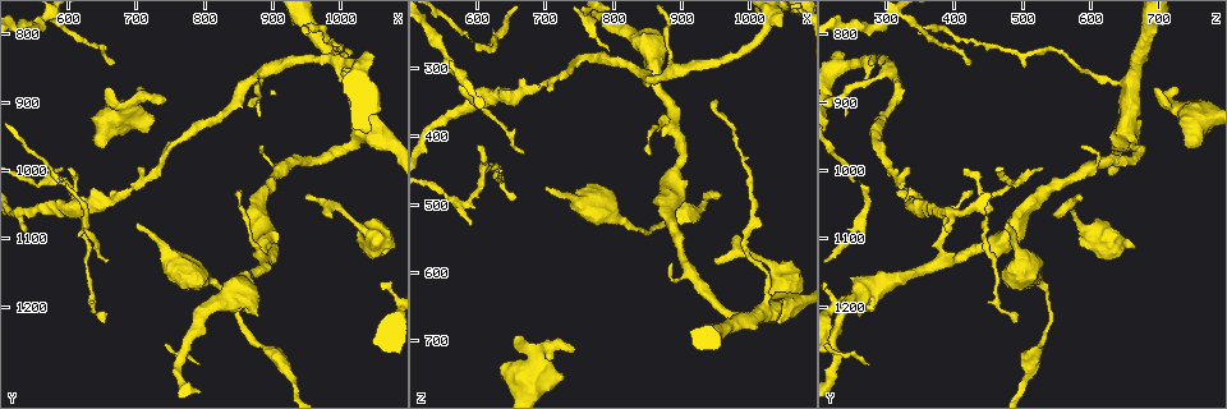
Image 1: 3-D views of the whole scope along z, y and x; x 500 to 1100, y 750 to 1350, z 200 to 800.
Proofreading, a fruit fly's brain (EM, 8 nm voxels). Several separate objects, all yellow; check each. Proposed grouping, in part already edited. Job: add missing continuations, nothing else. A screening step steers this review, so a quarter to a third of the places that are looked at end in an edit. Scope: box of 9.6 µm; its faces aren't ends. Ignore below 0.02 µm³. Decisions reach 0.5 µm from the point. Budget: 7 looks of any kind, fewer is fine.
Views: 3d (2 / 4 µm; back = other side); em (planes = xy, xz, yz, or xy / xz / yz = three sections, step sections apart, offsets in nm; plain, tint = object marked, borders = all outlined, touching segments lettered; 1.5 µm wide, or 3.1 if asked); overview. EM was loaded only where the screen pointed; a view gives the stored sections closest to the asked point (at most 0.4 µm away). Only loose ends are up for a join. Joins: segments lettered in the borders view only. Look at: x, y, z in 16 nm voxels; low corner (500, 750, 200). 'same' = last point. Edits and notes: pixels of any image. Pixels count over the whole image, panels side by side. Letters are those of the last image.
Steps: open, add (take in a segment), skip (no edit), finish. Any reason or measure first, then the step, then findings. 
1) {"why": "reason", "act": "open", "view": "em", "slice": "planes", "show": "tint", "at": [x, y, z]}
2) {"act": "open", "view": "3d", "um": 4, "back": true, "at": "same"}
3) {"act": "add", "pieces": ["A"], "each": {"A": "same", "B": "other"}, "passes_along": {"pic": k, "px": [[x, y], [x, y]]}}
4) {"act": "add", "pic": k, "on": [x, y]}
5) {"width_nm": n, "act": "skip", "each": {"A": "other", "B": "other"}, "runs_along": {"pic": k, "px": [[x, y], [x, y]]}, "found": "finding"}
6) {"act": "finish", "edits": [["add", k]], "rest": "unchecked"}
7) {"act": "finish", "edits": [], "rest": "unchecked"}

{"why": "an open end", "act": "open", "view": "em", "slice": "planes", "show": "borders", "at": [880, 915, 240]}

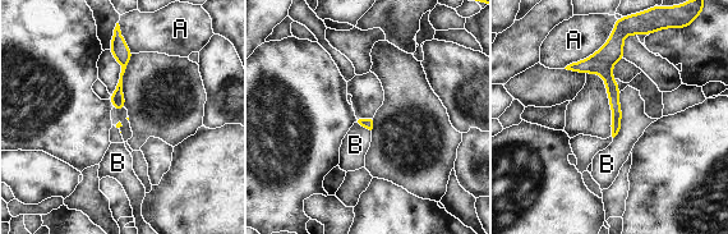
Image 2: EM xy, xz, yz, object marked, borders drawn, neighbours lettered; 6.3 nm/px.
{"act": "skip", "each": {"A": "other", "B": "other"}, "runs_along": {"pic": 2, "px": [[620, 44], [607, 56], [614, 131]]}, "found": "none of them fits"}

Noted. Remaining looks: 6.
{"why": "tapers out", "act": "open", "view": "em", "slice": "planes", "show": "borders", "at": [700, 1075, 475]}

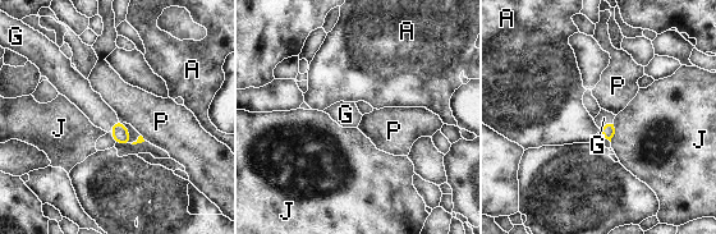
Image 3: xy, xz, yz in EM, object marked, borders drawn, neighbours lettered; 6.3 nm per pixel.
{"act": "add", "pieces": ["G"], "each": {"A": "other", "G": "same", "J": "other", "P": "other"}, "passes_along": {"pic": 3, "px": [[119, 132], [113, 125], [90, 102]]}, "found": "the neuron continues"}

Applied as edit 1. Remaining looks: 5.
{"why": "tapers out", "act": "open", "view": "em", "slice": "planes", "show": "borders", "at": [885, 965, 585]}

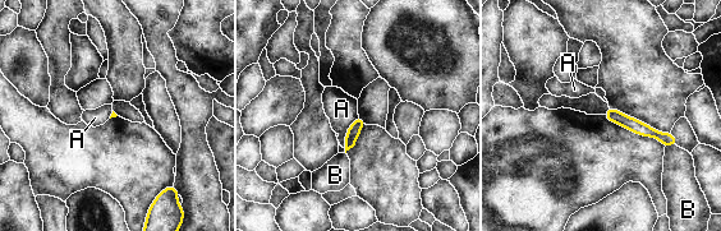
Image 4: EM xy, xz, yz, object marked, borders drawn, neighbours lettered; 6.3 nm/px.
{"act": "skip", "each": {"A": "other", "B": "other"}, "runs_along": {"pic": 4, "px": [[607, 114], [673, 142]]}, "found": "none of them fits"}

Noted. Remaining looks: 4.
{"act": "finish", "edits": [["add", 3]], "rest": "unchecked"}

